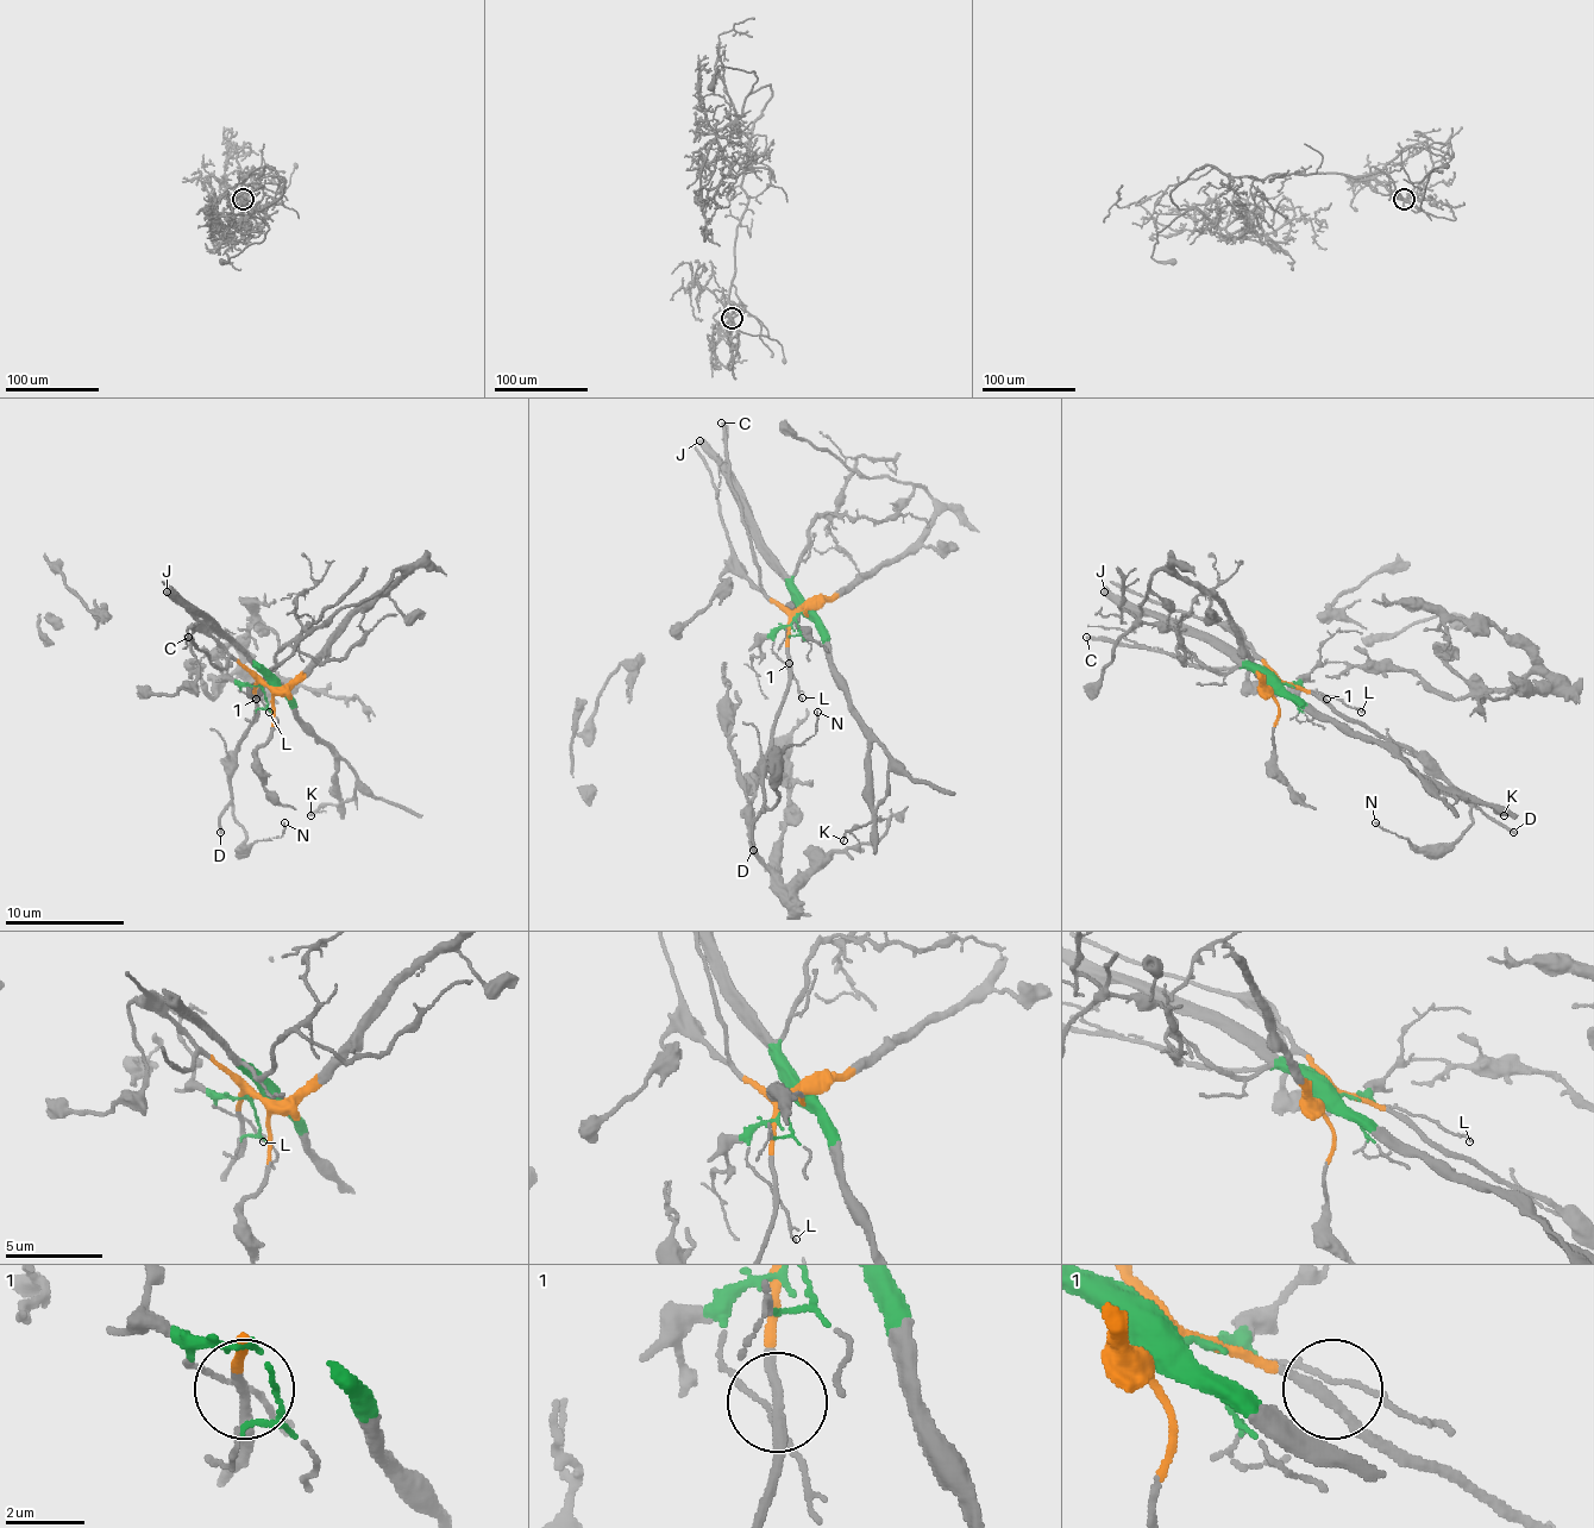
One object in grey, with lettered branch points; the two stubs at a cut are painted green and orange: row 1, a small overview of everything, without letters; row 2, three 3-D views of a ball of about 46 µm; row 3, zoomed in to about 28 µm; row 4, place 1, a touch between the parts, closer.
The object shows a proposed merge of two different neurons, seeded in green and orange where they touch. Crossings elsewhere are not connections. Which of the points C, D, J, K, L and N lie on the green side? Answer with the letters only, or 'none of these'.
J, K, L

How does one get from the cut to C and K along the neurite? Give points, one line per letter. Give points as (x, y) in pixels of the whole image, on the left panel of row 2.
C: (268, 687), (230, 659), (224, 669), (218, 669), (188, 636)
K: (268, 687), (283, 693), (321, 740), (337, 770), (339, 802), (321, 806), (309, 814)

